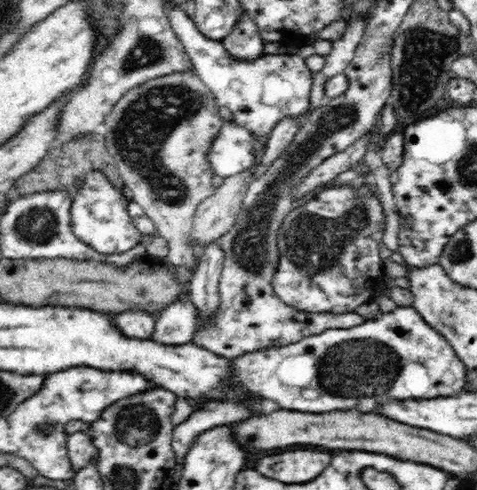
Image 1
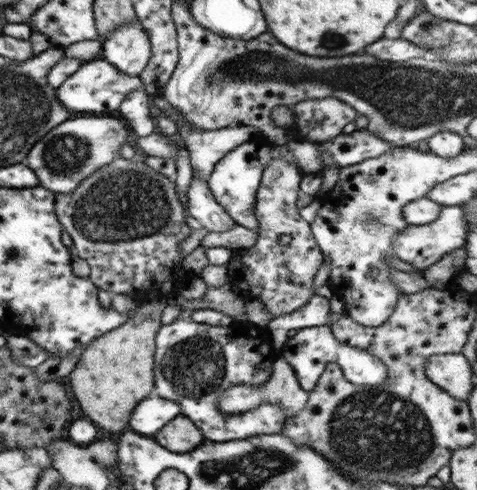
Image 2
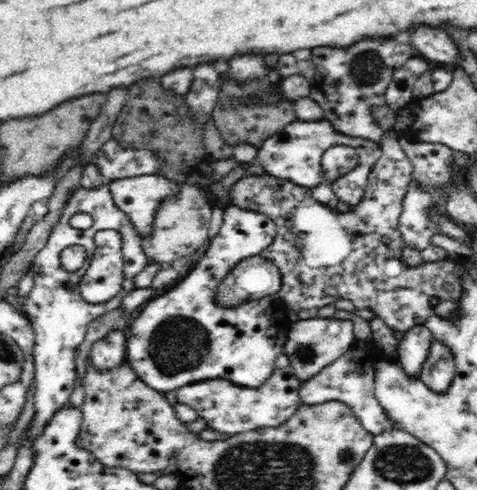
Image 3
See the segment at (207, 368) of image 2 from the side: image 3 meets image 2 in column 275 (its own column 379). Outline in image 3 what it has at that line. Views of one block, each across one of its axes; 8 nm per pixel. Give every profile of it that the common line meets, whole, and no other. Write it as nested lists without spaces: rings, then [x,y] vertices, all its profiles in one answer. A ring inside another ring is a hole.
[[[366,340],[366,342],[356,342],[346,354],[342,354],[340,358],[336,358],[330,366],[326,366],[320,374],[302,380],[298,392],[300,392],[300,400],[308,406],[314,404],[322,404],[322,402],[344,402],[350,406],[350,410],[356,414],[356,418],[360,420],[360,424],[364,426],[364,430],[368,430],[370,434],[382,434],[386,430],[392,430],[392,424],[384,412],[384,408],[380,406],[376,392],[374,392],[374,364],[378,360],[386,358],[386,354],[376,346],[374,340]]]

